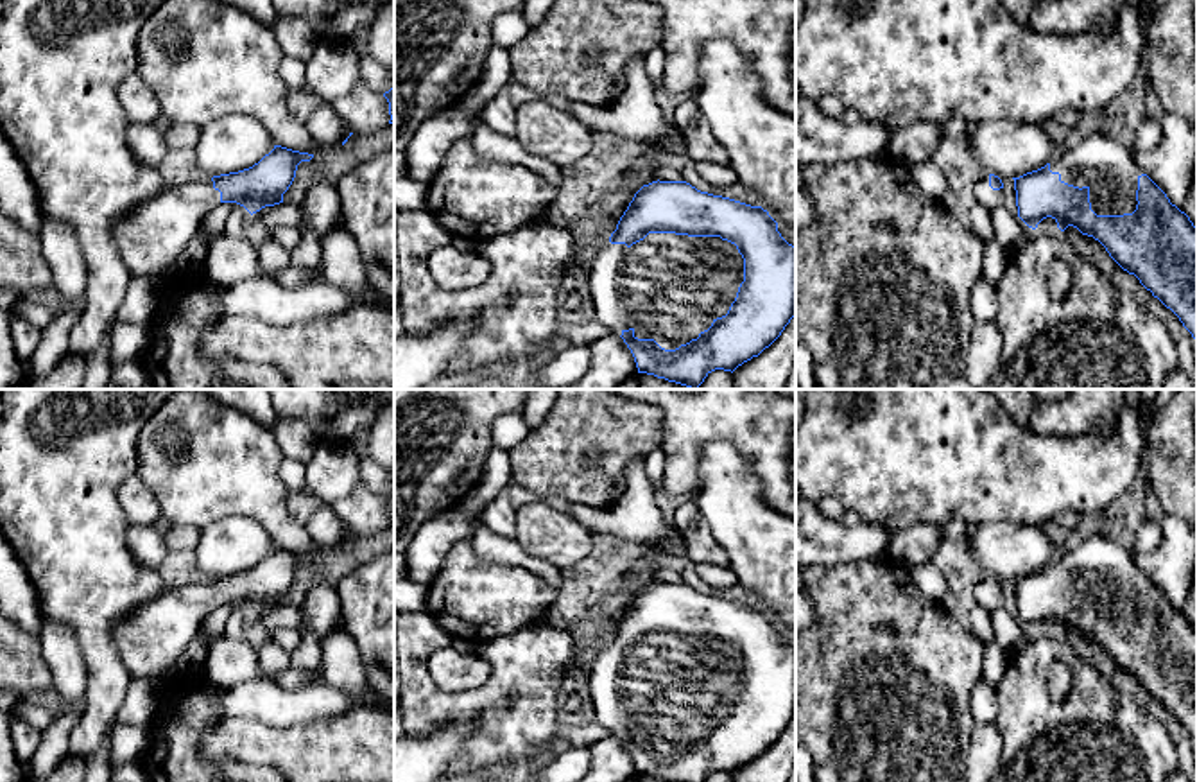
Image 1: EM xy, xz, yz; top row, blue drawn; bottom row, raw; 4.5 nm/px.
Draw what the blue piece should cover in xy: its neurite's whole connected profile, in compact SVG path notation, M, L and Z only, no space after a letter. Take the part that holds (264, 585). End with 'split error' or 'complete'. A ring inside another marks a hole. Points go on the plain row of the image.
M281 547L249 570L165 590L115 628L115 647L133 678L167 673L197 637L201 621L220 604L237 604L251 617L283 604L297 567L314 556Z | split error

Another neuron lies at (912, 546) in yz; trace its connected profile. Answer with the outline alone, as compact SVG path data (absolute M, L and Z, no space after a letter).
M916 524L891 536L887 558L898 565L926 563L932 561L941 540L943 531L937 524Z

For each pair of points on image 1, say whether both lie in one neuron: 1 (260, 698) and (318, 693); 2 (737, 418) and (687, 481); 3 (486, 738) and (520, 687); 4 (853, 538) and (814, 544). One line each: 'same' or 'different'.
1: same
2: same
3: same
4: same

